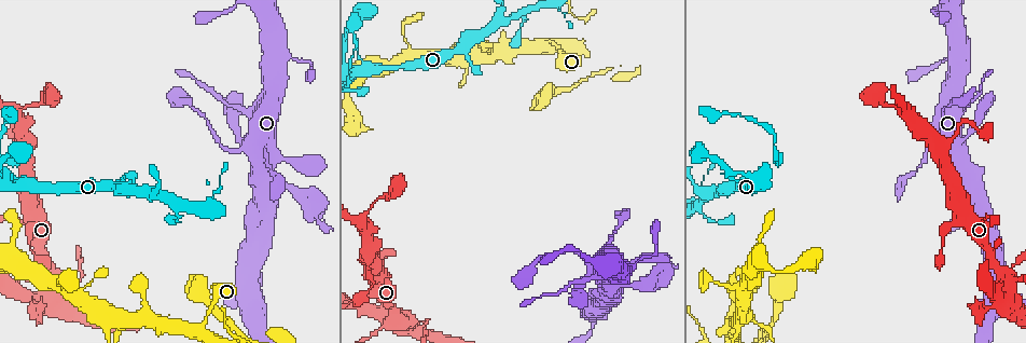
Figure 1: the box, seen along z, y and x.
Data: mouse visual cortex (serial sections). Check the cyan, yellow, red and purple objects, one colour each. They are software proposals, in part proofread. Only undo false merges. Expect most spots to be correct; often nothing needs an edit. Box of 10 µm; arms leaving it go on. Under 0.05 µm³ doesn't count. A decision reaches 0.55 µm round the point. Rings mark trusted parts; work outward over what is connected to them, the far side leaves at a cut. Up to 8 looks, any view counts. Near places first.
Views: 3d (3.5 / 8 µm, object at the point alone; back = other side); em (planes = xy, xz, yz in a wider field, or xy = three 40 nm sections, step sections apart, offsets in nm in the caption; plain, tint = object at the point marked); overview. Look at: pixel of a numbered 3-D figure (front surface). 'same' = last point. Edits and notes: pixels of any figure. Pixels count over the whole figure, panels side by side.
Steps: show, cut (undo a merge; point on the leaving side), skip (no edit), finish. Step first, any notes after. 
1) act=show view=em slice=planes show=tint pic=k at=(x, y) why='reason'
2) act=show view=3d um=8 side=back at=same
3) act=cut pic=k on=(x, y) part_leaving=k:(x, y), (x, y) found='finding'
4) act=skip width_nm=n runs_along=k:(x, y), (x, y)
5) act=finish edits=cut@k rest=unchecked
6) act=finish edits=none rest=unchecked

act=show view=3d um=3.5 pic=1 at=(59, 285) why='a narrow waist'

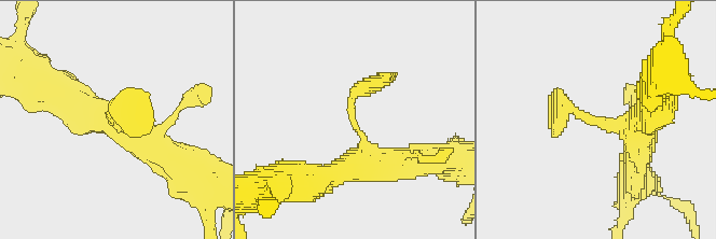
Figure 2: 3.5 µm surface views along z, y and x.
act=show view=em slice=xy step=3 show=tint pic=2 at=(348, 110) why='need the tissue'

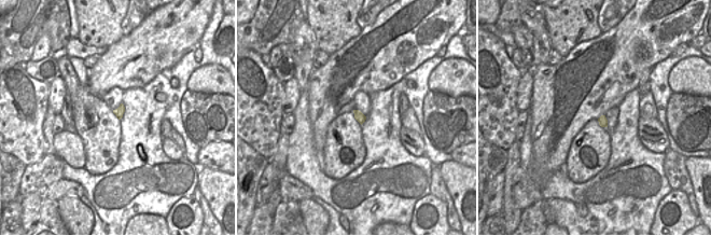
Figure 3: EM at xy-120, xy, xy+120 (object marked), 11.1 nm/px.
act=skip found='all the same cell'

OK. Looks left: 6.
act=show view=3d um=8 pic=1 at=(81, 275) why='thick turns thin'

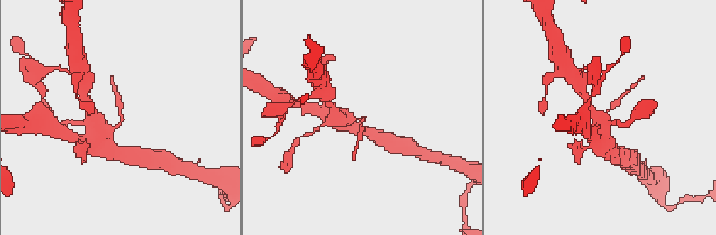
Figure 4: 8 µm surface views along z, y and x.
act=show view=3d um=3.5 at=same why='closer look'

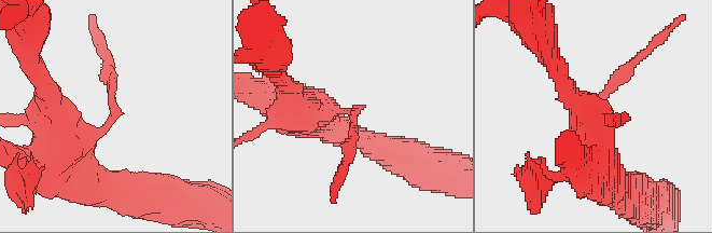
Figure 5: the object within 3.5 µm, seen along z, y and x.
act=show view=em slice=planes show=tint pic=5 at=(356, 107)

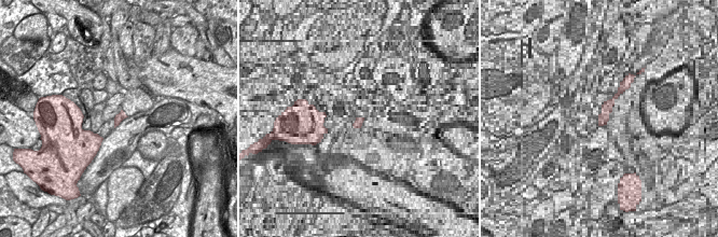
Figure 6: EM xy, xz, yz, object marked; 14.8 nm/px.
act=skip found='one cell here'

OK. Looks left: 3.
act=show view=3d um=3.5 pic=1 at=(239, 151) why='calibre changes'

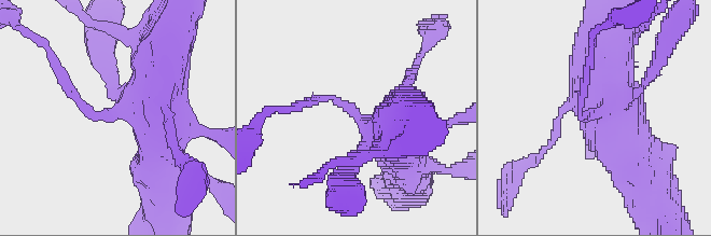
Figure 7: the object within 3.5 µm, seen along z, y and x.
act=skip arm_widths_nm=150,700 found='all the same cell'

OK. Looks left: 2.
act=finish edits=none rest=unchecked

